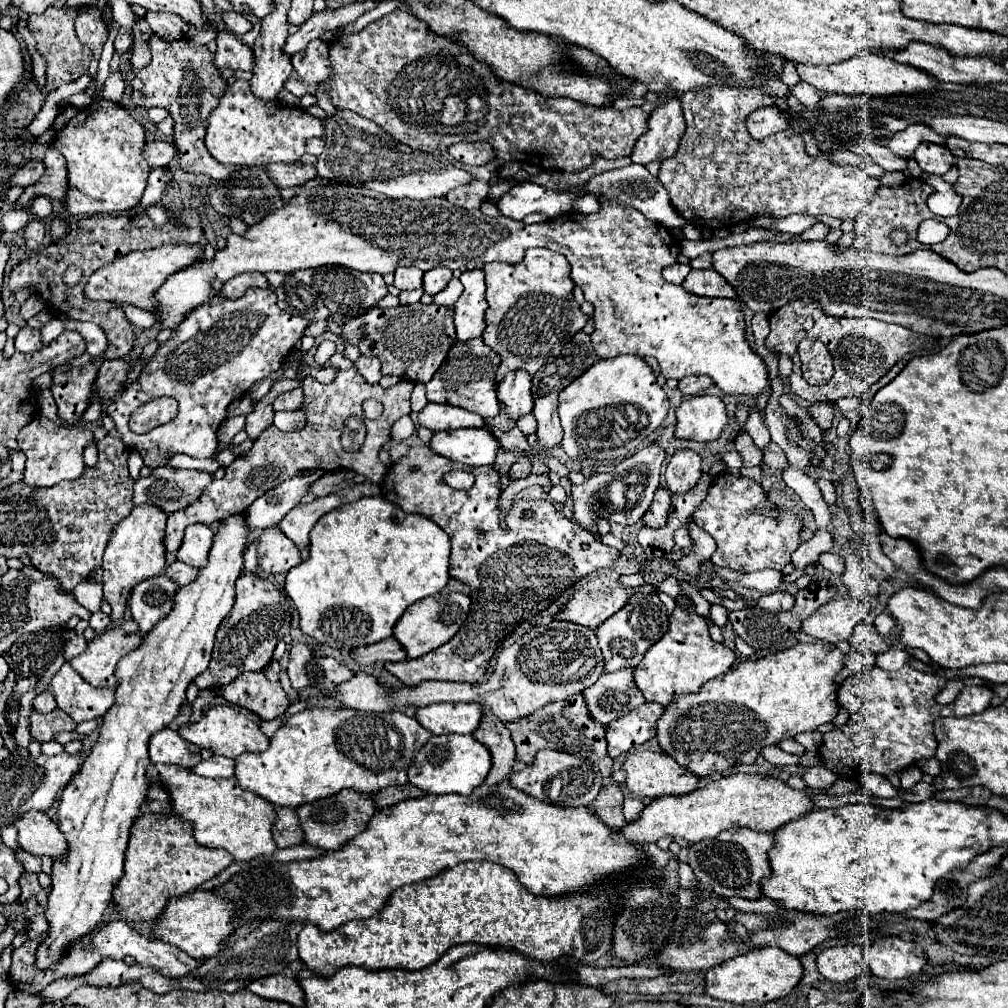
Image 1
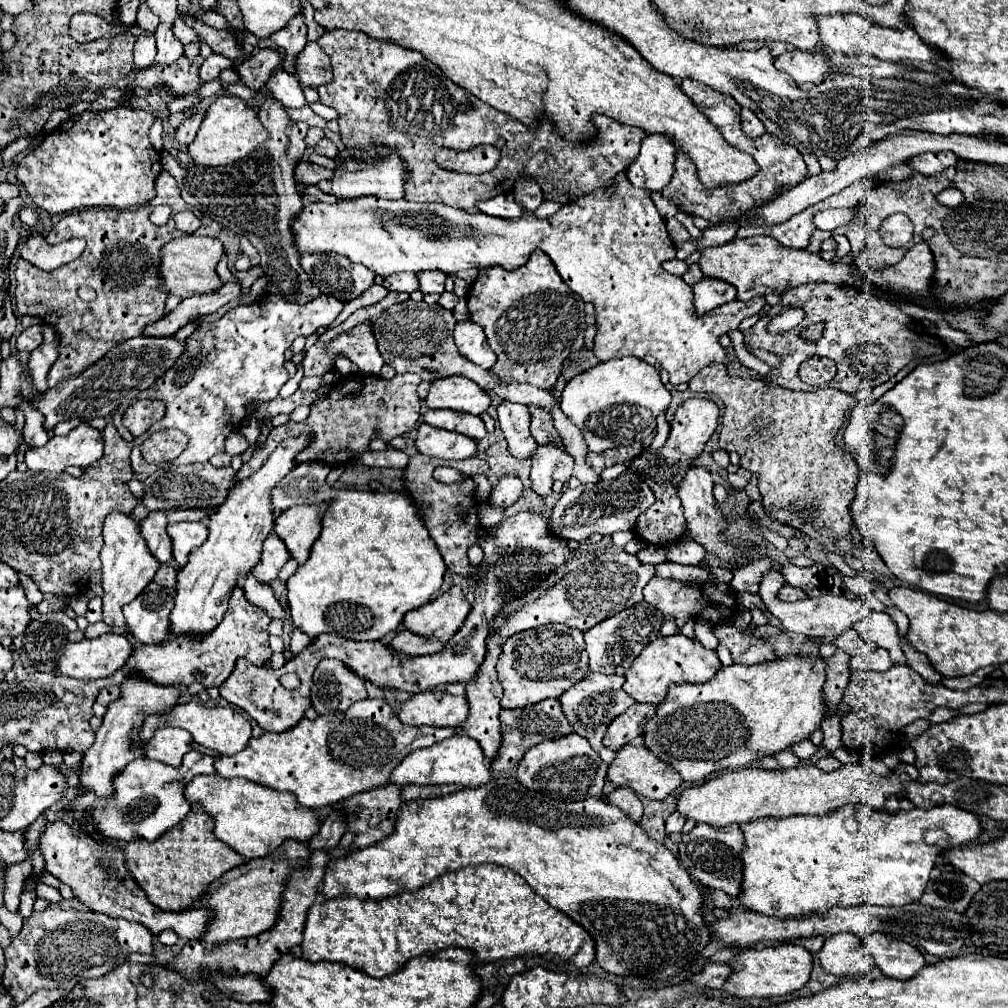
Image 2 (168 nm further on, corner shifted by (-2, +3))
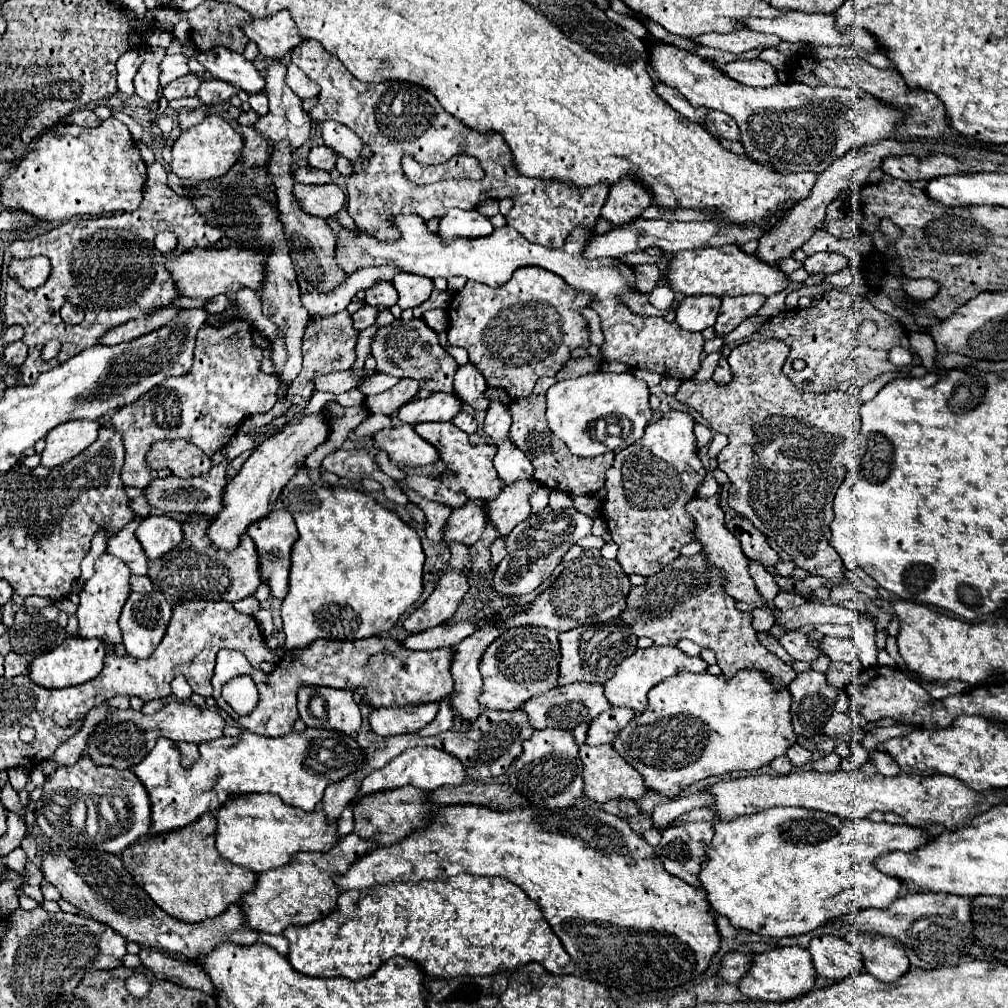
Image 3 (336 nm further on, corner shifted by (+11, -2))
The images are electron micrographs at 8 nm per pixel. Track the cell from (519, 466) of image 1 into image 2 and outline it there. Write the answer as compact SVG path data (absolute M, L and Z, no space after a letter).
M507 474L507 476L503 476L499 482L497 482L497 486L491 490L491 496L489 496L489 500L493 502L493 504L497 504L497 506L511 506L519 496L521 496L521 492L523 492L523 484L521 484L521 480L519 480L519 476L515 476L515 474Z

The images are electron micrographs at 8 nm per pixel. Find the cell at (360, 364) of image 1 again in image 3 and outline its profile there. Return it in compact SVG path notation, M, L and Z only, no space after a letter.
M348 311L330 315L330 317L310 317L308 327L304 331L304 339L302 339L302 355L304 355L304 367L302 373L298 377L298 381L294 381L288 389L288 399L294 401L294 405L304 403L312 397L314 393L314 383L312 377L314 375L324 375L330 371L346 371L352 367L352 363L356 361L356 339L358 339L358 331L352 327L352 317Z

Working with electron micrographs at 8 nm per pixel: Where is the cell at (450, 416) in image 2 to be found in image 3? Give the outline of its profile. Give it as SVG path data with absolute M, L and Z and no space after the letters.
M418 423L414 431L434 445L440 453L440 461L446 463L450 469L448 473L440 475L440 481L454 491L466 491L474 495L484 495L484 499L494 499L500 495L500 481L496 469L492 467L492 447L490 445L472 445L468 441L468 433L460 431L452 423Z

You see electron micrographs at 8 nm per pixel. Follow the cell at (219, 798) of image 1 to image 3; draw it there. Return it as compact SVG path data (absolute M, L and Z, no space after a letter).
M238 795L230 801L226 801L218 815L218 833L216 833L216 847L220 851L222 857L226 857L228 861L232 861L234 865L242 865L254 873L264 873L276 867L282 867L290 861L292 855L296 855L298 851L330 851L336 843L338 843L338 829L336 823L328 823L328 817L322 809L318 811L302 811L302 809L294 809L290 805L284 805L282 799L278 799L276 795Z

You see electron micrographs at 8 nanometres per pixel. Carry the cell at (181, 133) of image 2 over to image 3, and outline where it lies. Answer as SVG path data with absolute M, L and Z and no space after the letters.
M204 105L204 107L198 107L198 109L192 109L192 111L182 111L180 115L178 115L178 123L180 123L180 127L182 127L182 131L186 131L186 129L190 129L192 125L196 125L196 123L200 123L206 115L208 115L208 105Z

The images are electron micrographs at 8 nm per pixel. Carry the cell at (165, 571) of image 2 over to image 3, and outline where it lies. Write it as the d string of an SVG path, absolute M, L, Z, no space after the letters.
M130 575L130 589L132 591L144 591L144 593L150 593L152 591L152 583L146 575L138 577L138 575Z

